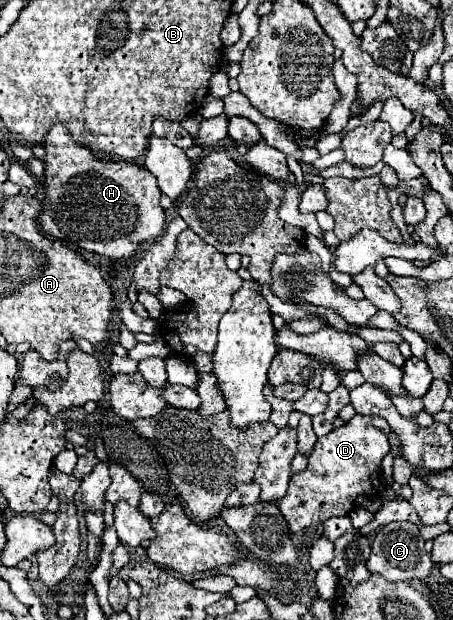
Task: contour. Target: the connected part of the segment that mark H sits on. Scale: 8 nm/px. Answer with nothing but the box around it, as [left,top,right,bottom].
[41,125,165,259]

